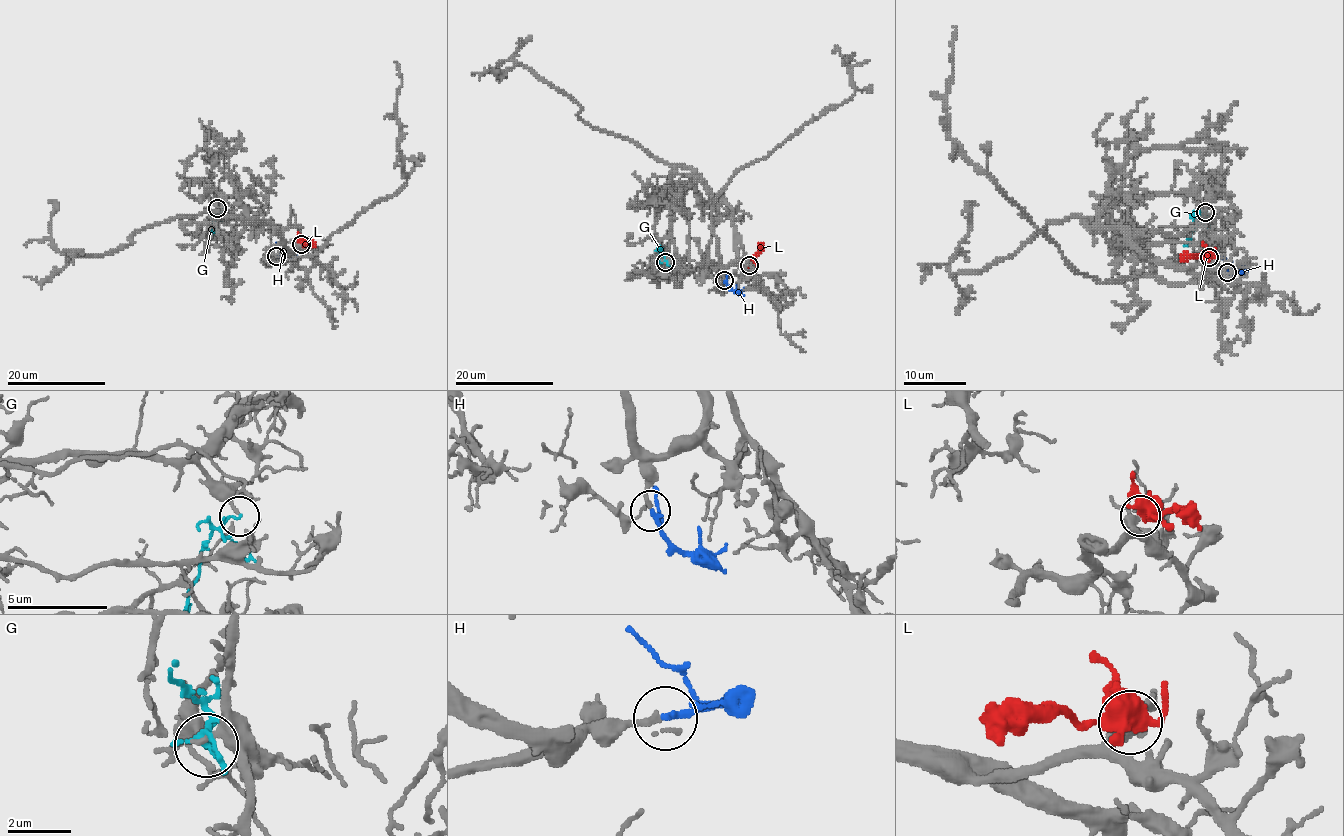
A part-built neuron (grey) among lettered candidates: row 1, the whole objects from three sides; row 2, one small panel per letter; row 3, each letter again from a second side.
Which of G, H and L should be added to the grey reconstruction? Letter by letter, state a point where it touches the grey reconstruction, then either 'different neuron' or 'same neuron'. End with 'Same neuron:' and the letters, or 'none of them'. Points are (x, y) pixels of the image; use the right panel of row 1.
G: meets grey at (1205, 212); different neuron
H: meets grey at (1227, 272); same neuron
L: meets grey at (1209, 257); different neuron
Same neuron: H

